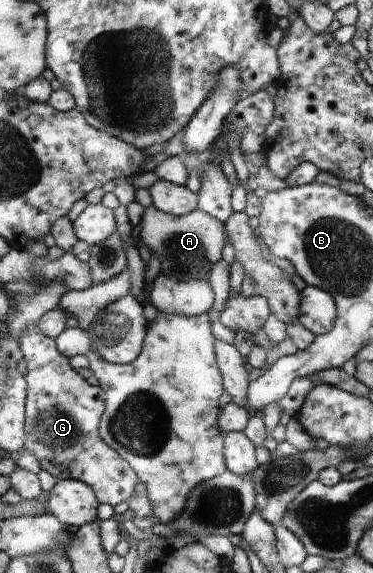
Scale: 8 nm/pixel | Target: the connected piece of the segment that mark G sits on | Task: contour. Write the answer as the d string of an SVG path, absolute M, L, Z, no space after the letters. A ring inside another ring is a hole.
M38 323L27 326L21 337L18 339L20 348L27 362L27 395L25 404L25 435L24 449L28 453L35 455L41 469L46 469L52 476L59 480L77 480L85 482L95 491L96 497L102 504L109 504L111 507L128 502L135 495L135 485L137 485L138 475L136 470L129 465L125 458L111 449L101 439L99 427L103 419L105 402L105 392L102 387L89 385L79 373L75 373L69 365L69 359L57 349L56 341L45 335Z

